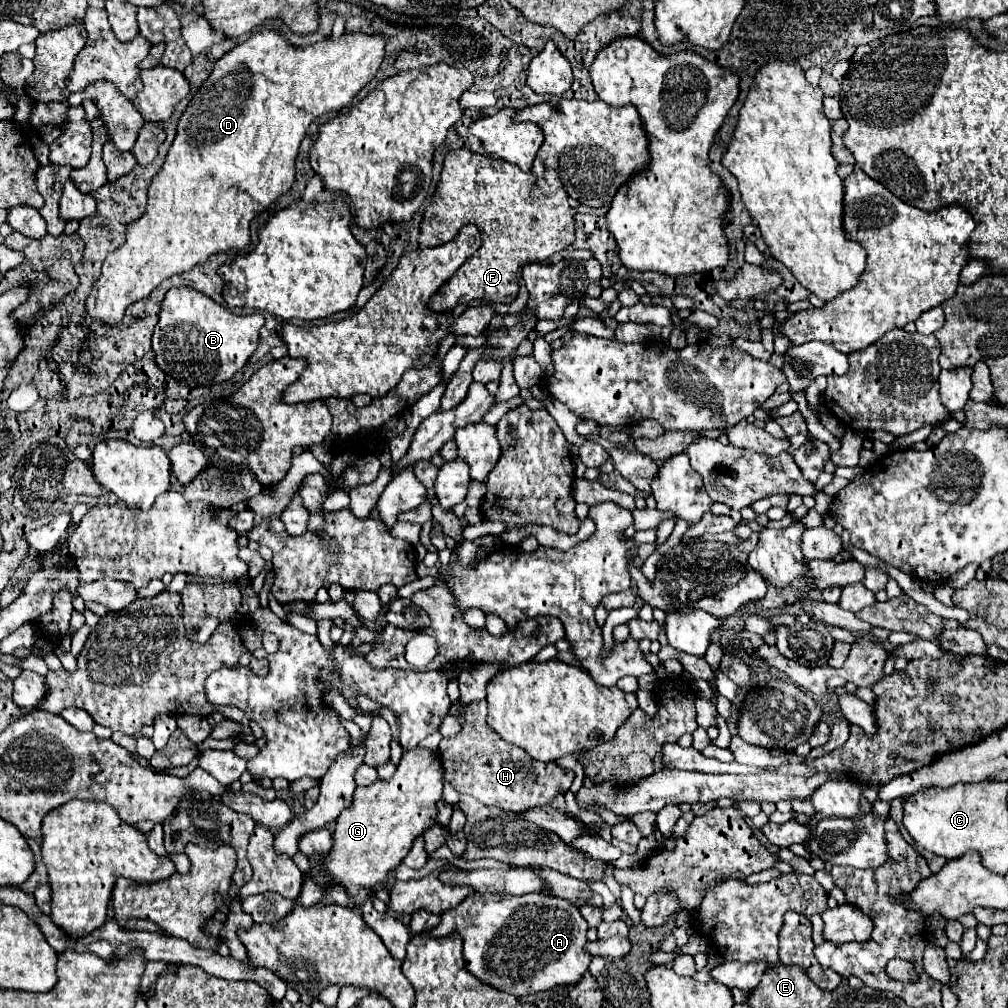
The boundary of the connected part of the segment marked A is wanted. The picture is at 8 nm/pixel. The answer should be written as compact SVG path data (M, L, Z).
M473 893L461 907L453 911L445 911L441 915L441 923L431 929L429 933L433 937L449 935L451 931L459 931L463 937L463 959L467 963L469 973L477 975L477 979L489 983L491 987L497 987L499 991L513 993L517 997L547 991L557 985L573 985L579 983L583 973L589 969L591 955L585 951L587 943L587 921L579 913L579 909L553 895L541 895L541 893L527 893L527 895L493 895L493 893Z

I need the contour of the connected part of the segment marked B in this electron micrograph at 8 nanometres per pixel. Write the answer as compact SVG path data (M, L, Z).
M173 287L167 291L159 323L153 333L153 351L157 365L175 381L189 387L211 387L231 379L253 355L259 345L263 315L233 315L207 295L189 287Z

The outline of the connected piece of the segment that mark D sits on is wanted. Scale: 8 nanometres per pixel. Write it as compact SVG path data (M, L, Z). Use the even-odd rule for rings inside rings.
M261 29L259 33L253 33L247 41L243 41L241 45L237 45L235 49L231 49L225 57L221 57L209 79L199 87L199 91L195 93L195 97L191 99L191 103L187 105L185 113L181 115L179 119L179 125L177 125L177 137L165 157L165 163L161 167L161 171L153 177L151 185L149 185L149 201L147 201L147 209L143 213L141 219L129 223L127 227L127 239L121 247L117 247L115 251L111 251L103 263L103 271L101 271L101 277L95 281L87 301L85 301L85 309L87 309L87 315L93 317L93 319L99 319L101 323L105 325L115 325L115 323L121 323L123 321L123 315L125 315L125 309L129 305L133 305L135 301L147 297L161 281L165 279L171 279L175 273L181 275L185 271L191 271L195 265L199 263L205 263L211 255L215 253L223 253L223 251L229 251L229 249L247 249L251 245L251 221L267 211L267 207L271 203L275 203L285 191L291 189L291 185L295 183L295 157L297 157L297 151L299 151L299 145L309 129L309 125L321 117L321 115L327 115L327 113L333 113L333 111L341 111L343 107L349 107L353 103L353 97L375 77L381 61L383 61L383 47L385 47L385 39L381 35L341 35L339 39L325 39L325 41L319 41L315 45L309 45L309 47L293 47L285 41L285 37L281 37L279 33L275 31L269 31L269 29Z

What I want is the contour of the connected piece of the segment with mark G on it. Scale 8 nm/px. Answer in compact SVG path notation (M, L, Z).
M415 747L411 751L403 751L403 757L397 765L397 771L391 779L357 787L353 793L353 803L341 811L337 817L337 825L333 831L333 851L325 859L325 871L331 877L333 883L341 883L353 903L363 903L367 893L387 879L387 875L403 861L403 857L411 851L413 841L423 835L429 827L433 827L437 821L437 801L443 795L443 755L439 749L425 749Z

